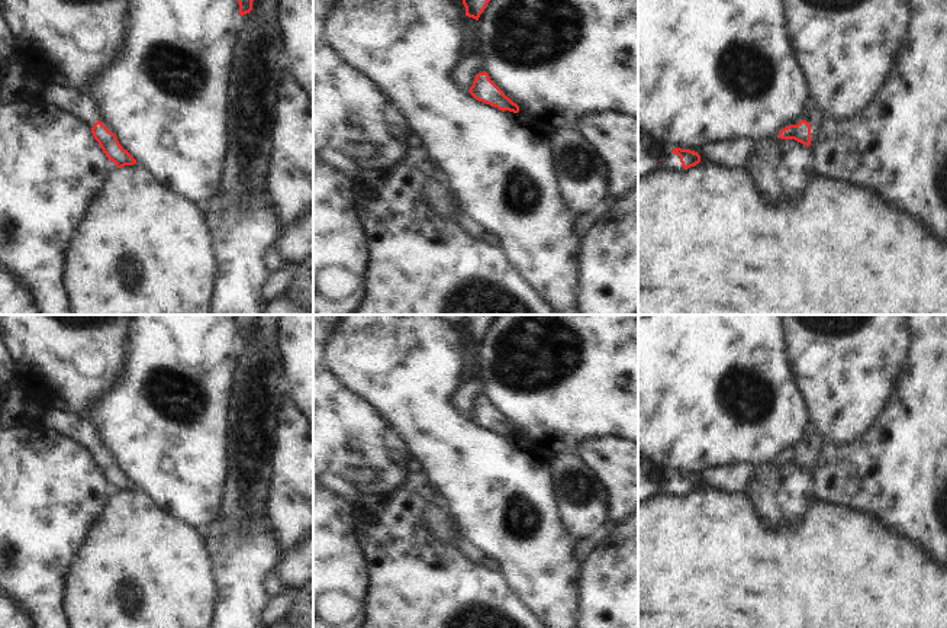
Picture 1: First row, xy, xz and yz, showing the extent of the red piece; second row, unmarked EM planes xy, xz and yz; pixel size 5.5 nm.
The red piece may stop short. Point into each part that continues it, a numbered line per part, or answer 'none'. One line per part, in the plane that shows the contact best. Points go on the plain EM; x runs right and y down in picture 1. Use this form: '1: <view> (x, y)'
1: yz (812, 440)

